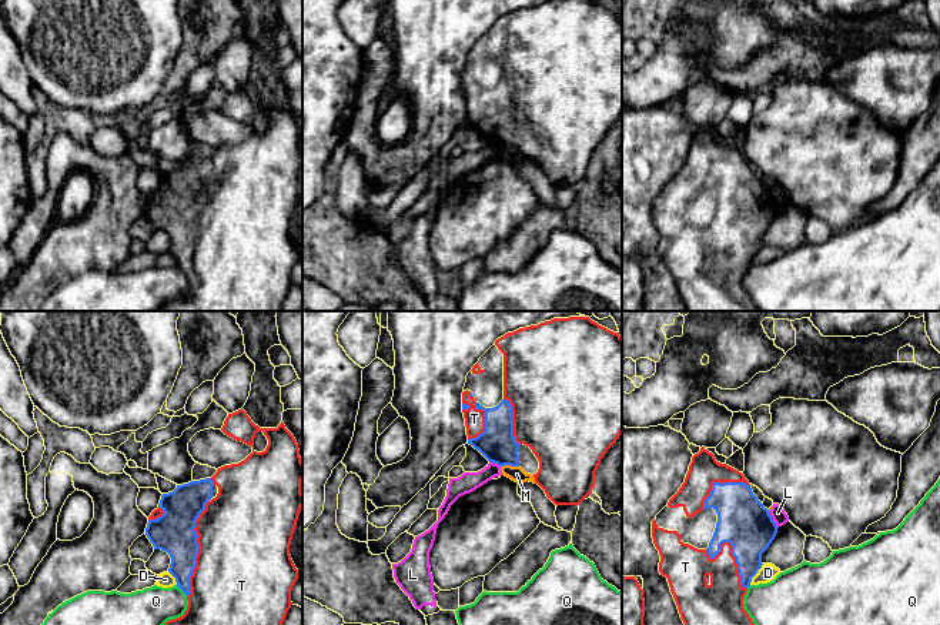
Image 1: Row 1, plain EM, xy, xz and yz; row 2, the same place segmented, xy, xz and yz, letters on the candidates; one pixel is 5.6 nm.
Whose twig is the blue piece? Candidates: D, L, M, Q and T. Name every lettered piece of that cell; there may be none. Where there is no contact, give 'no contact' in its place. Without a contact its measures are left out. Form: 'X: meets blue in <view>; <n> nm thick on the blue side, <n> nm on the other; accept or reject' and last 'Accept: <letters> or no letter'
D: meets blue in yz; 280 nm thick on the blue side, 100 nm on the other; reject
L: meets blue in yz; 280 nm thick on the blue side, 80 nm on the other; reject
M: meets blue in xz; 200 nm thick on the blue side, 90 nm on the other; reject
Q: meets blue in xy; 180 nm thick on the blue side, 240 nm on the other; reject
T: meets blue in xy; 240 nm thick on the blue side, 500 nm on the other; accept
Accept: T

